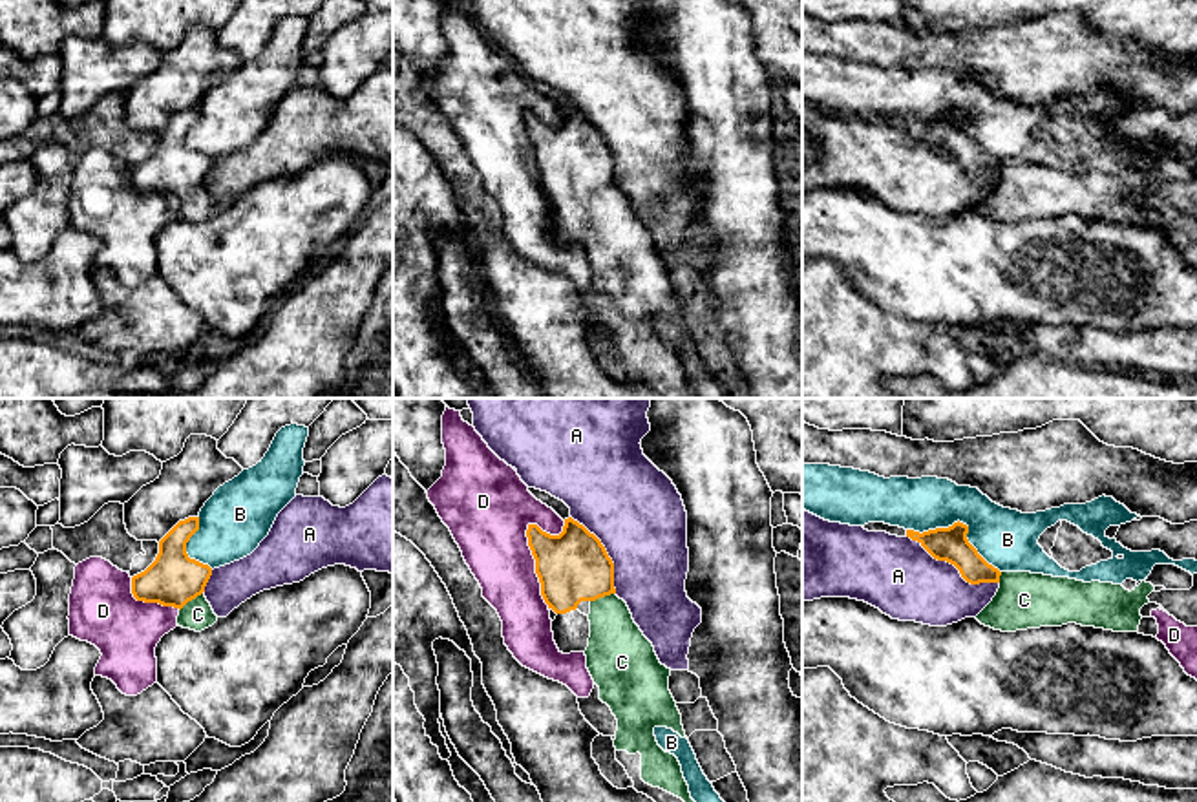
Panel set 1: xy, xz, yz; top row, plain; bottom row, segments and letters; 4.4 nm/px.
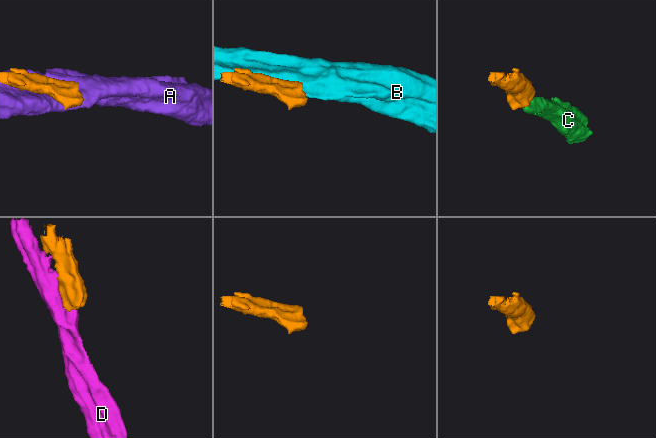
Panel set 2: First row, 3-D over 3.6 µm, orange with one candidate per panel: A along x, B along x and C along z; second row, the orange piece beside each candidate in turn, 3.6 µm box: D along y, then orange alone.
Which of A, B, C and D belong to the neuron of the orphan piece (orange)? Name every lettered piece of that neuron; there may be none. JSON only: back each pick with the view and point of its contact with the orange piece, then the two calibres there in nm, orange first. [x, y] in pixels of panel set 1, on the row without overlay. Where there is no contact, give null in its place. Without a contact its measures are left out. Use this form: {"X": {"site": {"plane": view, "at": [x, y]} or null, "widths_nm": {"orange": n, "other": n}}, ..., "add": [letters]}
{"C": {"site": {"plane": "xz", "at": [602, 187]}, "widths_nm": {"orange": 320, "other": 260}}, "add": ["C"]}

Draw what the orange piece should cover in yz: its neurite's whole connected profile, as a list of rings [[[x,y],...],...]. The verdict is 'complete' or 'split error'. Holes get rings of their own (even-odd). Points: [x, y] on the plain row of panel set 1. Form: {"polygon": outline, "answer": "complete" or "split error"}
{"polygon": [[[954,113],[928,122],[906,121],[934,150],[954,155],[970,175],[998,174],[992,192],[976,210],[1001,223],[1076,214],[1113,223],[1137,223],[1140,199],[1155,183],[1151,174],[1076,172],[1031,163],[1000,163],[967,130],[969,117]]], "answer": "split error"}

